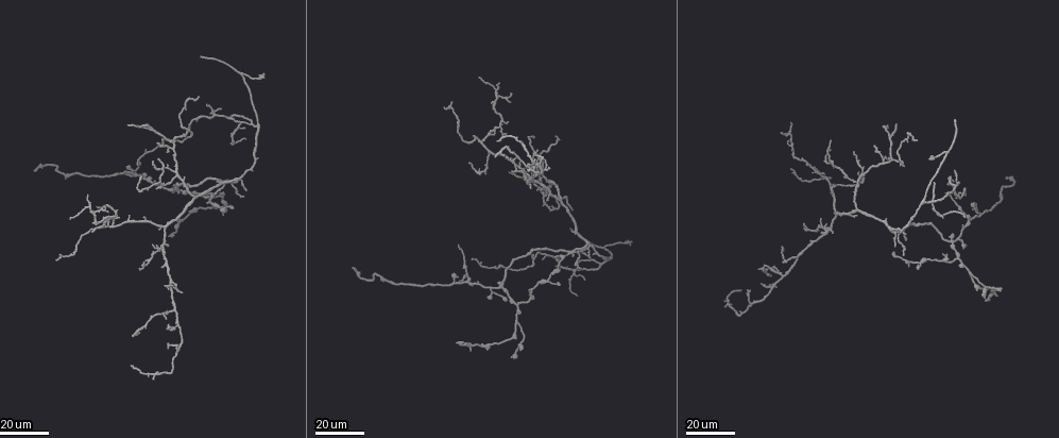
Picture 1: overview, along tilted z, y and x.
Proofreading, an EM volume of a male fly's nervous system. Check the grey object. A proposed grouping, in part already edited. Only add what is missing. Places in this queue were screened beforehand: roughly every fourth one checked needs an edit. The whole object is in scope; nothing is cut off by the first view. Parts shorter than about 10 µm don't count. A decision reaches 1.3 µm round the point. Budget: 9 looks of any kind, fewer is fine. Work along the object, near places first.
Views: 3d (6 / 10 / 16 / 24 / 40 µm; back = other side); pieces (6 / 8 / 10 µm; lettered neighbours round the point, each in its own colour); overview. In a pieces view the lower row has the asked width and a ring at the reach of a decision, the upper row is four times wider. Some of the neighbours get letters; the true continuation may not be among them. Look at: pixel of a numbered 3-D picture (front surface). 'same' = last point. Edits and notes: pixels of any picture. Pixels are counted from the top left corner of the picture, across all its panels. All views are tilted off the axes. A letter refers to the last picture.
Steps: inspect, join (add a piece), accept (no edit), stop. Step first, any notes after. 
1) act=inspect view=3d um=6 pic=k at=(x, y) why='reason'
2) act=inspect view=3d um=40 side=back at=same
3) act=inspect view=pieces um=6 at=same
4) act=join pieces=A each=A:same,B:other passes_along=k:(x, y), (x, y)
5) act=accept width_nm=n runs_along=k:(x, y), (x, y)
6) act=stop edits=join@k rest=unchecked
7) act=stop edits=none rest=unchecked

act=inspect view=3d um=16 pic=1 at=(955, 121)

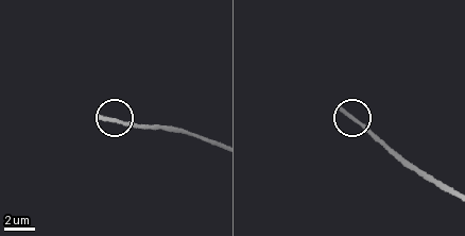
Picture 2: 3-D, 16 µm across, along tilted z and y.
act=inspect view=3d um=10 pic=2 at=(338, 107)

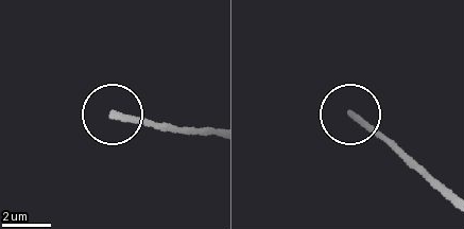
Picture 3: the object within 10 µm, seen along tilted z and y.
act=inspect view=pieces um=10 pic=3 at=(115, 115)

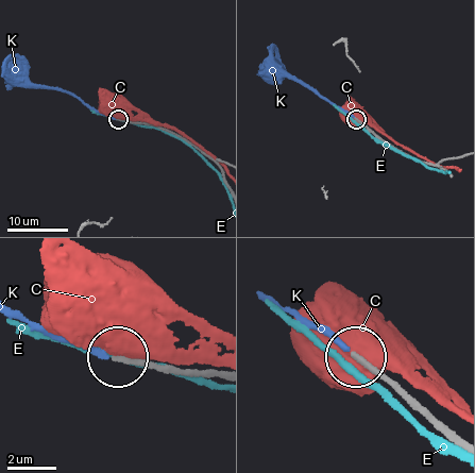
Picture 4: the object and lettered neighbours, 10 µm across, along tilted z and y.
act=join pieces=K each=C:other,E:other,K:same passes_along=4:(134, 122), (102, 115), (68, 94), (27, 82) found='the neuron continues'

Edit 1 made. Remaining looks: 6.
act=inspect view=overview why='redraw'

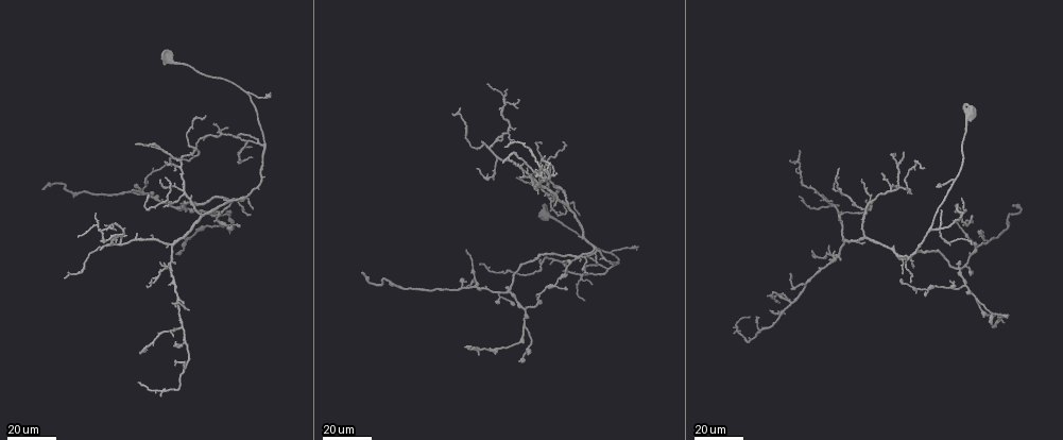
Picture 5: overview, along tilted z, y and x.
act=inspect view=3d um=16 pic=5 at=(164, 162) why='an open end'

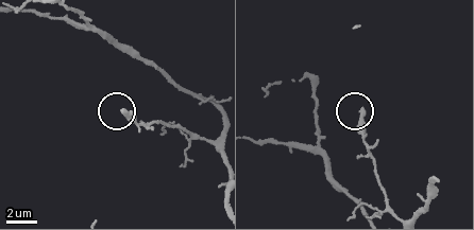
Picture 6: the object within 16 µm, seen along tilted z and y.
act=inspect view=pieces um=10 pic=6 at=(123, 109) why='what lies round it'

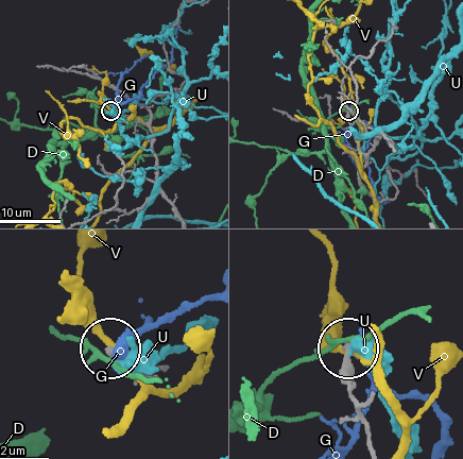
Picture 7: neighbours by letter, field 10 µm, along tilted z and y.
act=accept width_nm=300 each=D:other,G:other,U:other,V:other runs_along=7:(373, 449), (352, 391), (350, 351) found='none of them fits'

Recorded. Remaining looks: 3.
act=inspect view=3d um=16 pic=1 at=(153, 161) why='tapers out'

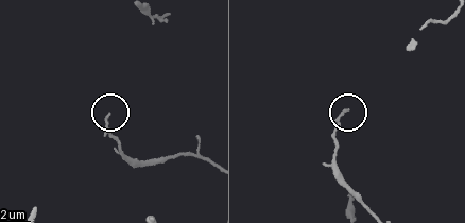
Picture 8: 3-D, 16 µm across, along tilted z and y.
act=inspect view=pieces um=8 pic=8 at=(346, 108)

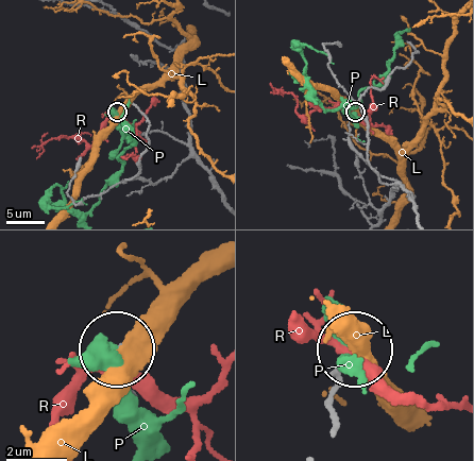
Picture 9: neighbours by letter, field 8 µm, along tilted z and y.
act=accept width_nm=110 each=L:other,P:other,R:other found='none of them fits'

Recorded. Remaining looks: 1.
act=stop edits=join@4 rest=unchecked

